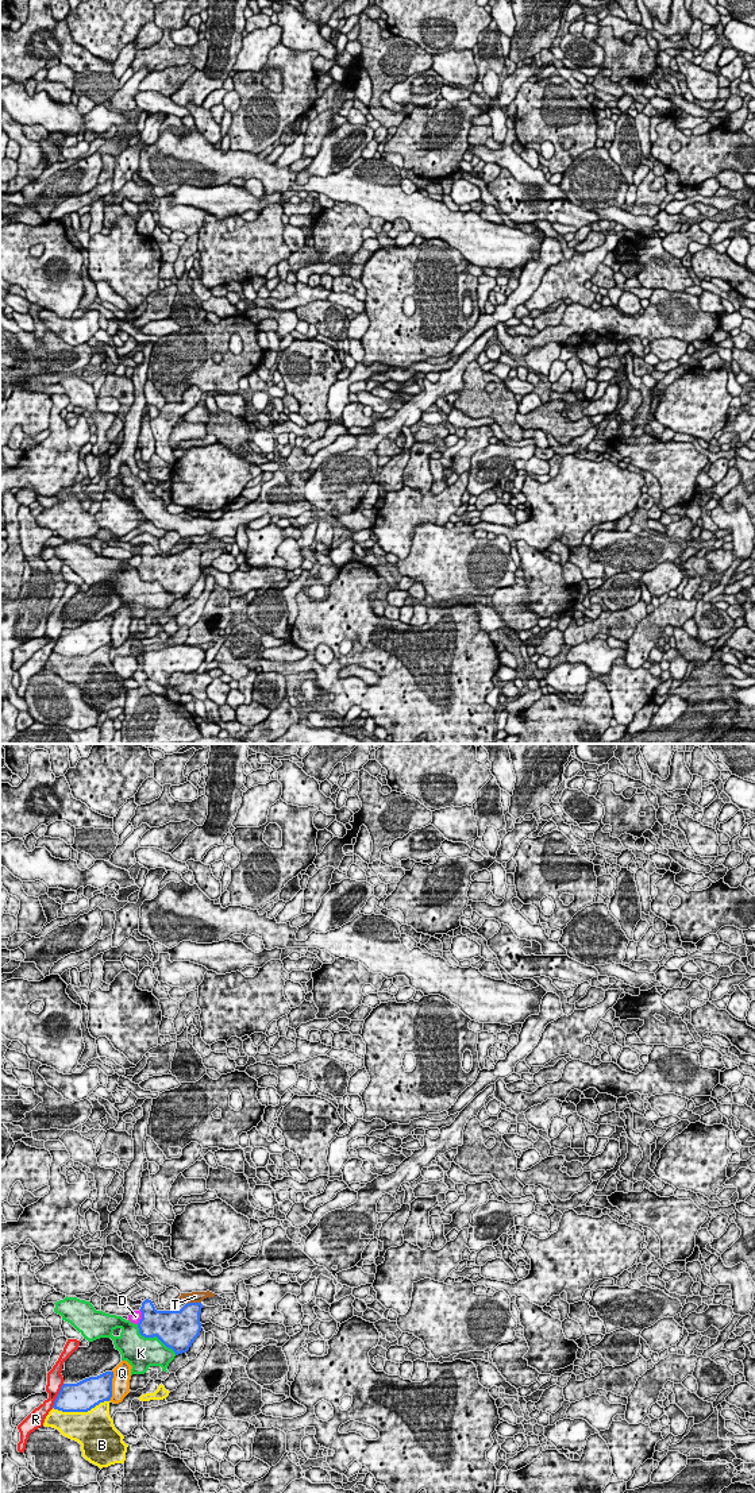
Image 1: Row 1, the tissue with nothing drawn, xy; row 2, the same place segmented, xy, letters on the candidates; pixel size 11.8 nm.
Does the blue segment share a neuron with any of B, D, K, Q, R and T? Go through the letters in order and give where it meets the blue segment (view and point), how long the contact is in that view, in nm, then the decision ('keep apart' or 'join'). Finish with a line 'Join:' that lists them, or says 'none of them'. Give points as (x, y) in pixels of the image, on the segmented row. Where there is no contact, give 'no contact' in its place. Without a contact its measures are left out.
B: xy (80, 1411) | 700 nm | keep apart
D: xy (142, 1316) | 180 nm | keep apart
K: xy (154, 1335) | 600 nm | keep apart
Q: xy (111, 1385) | 380 nm | keep apart
R: xy (57, 1396) | 320 nm | keep apart
T: xy (193, 1303) | 180 nm | keep apart
Join: none of them

